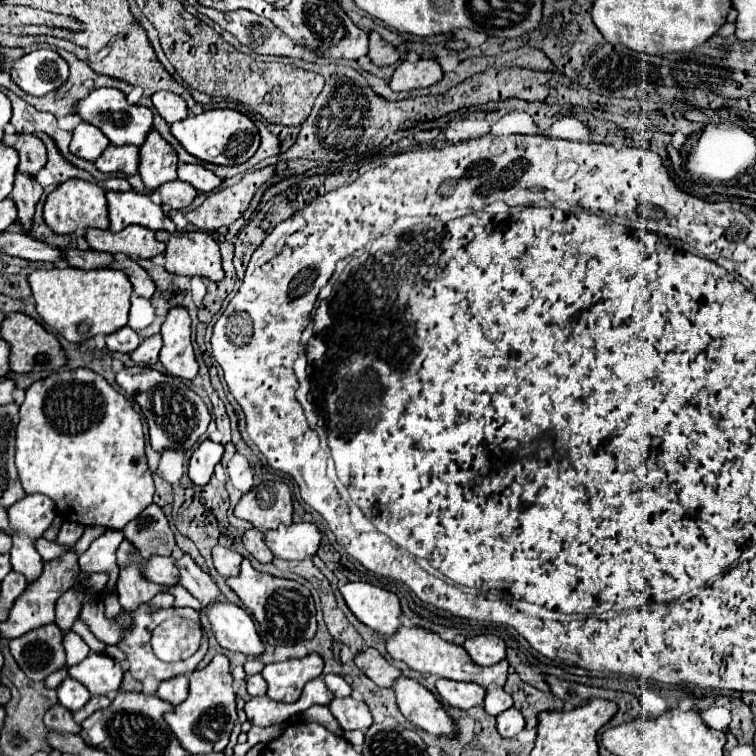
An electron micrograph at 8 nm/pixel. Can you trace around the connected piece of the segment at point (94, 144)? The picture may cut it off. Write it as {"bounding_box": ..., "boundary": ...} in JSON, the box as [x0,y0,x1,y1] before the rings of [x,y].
{"bounding_box":[70,121,110,161],"boundary":[[[86,121],[76,125],[72,133],[74,137],[70,143],[70,151],[88,161],[96,161],[104,153],[104,149],[110,145],[104,133],[100,129],[94,129],[94,125],[86,125]]]}

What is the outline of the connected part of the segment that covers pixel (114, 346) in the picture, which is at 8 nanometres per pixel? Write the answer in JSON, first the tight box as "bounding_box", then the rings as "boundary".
{"bounding_box":[106,327,140,353],"boundary":[[[122,327],[122,329],[106,335],[106,345],[108,345],[110,351],[132,353],[140,345],[140,337],[138,337],[138,333],[134,329]]]}

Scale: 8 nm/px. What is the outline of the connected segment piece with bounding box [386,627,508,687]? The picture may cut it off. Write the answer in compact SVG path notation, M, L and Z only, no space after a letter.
M402 627L394 637L390 637L386 641L386 651L390 653L392 659L404 661L410 669L414 669L418 673L430 673L430 675L454 679L454 681L472 681L472 683L478 683L484 687L488 687L490 683L496 683L502 687L506 683L506 675L508 675L508 661L506 659L502 659L500 663L496 663L492 667L480 667L478 663L474 663L470 659L470 655L466 653L464 647L448 643L440 635L426 631L422 627L414 627L414 629Z

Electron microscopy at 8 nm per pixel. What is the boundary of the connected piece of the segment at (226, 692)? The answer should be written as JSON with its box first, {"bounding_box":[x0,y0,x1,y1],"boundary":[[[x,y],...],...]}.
{"bounding_box":[164,653,236,755],"boundary":[[[218,653],[204,669],[192,671],[188,697],[180,705],[176,705],[174,711],[166,713],[164,721],[170,725],[180,745],[192,755],[222,751],[228,745],[230,733],[236,723],[236,693],[232,687],[230,661],[226,655]]]}

